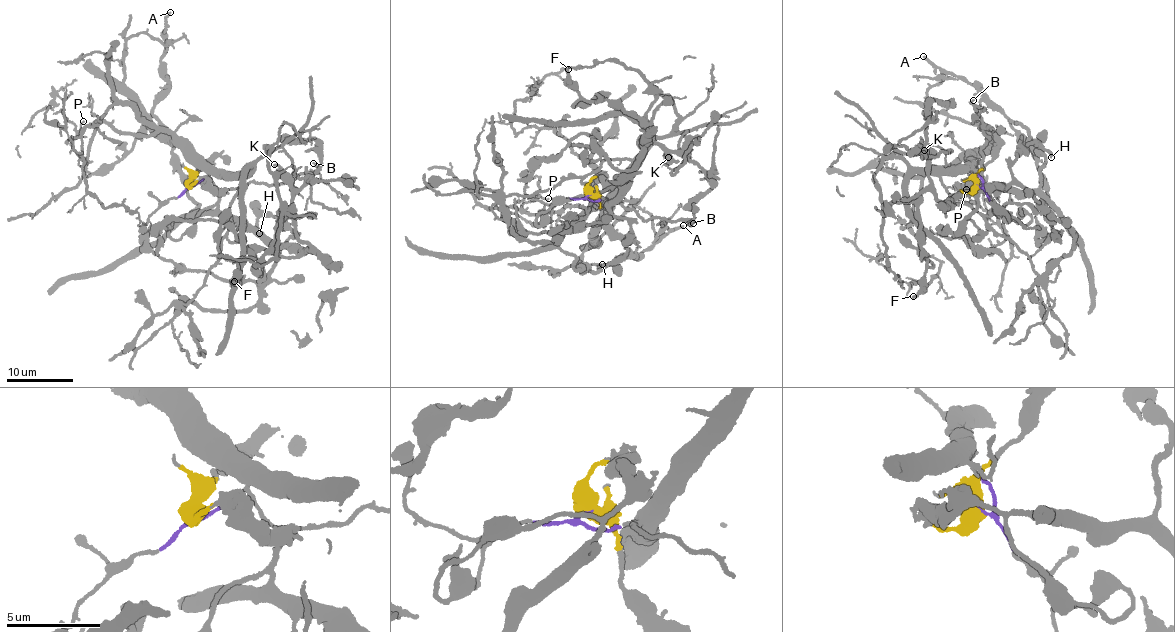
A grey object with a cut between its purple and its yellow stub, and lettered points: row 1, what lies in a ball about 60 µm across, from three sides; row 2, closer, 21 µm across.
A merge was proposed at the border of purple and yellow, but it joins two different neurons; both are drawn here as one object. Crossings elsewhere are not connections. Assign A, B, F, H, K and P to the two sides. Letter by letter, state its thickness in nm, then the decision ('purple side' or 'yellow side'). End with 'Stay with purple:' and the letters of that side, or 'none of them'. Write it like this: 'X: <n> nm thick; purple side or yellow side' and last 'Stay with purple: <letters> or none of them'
A: 220 nm thick; yellow side
B: 100 nm thick; purple side
F: 260 nm thick; yellow side
H: 170 nm thick; yellow side
K: 190 nm thick; yellow side
P: 90 nm thick; purple side
Stay with purple: B, P

